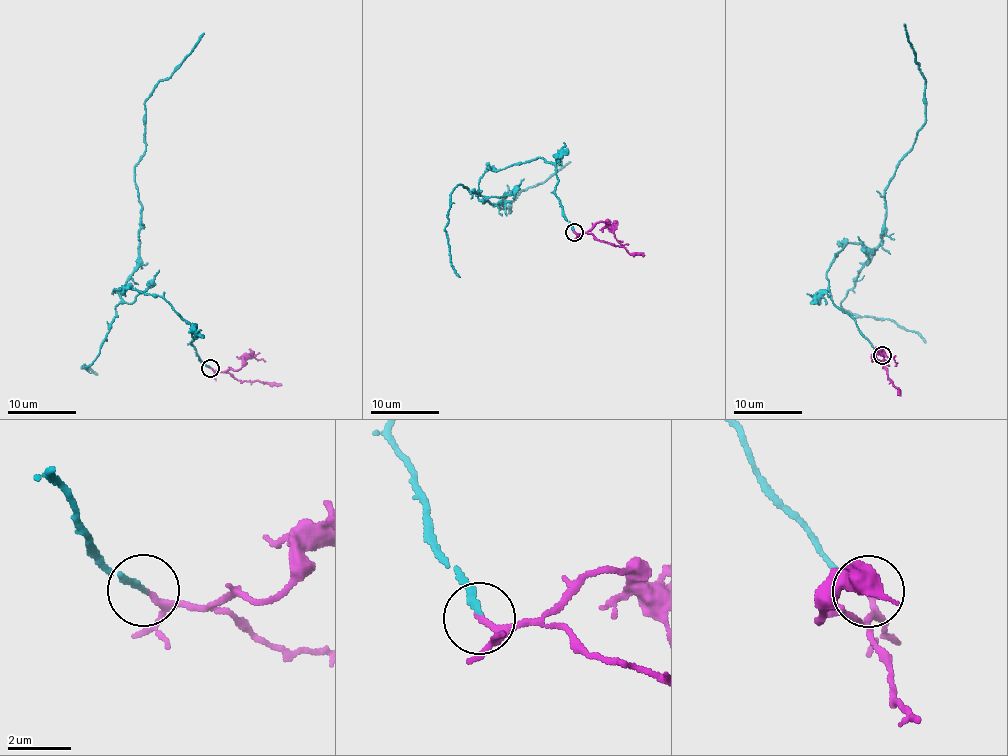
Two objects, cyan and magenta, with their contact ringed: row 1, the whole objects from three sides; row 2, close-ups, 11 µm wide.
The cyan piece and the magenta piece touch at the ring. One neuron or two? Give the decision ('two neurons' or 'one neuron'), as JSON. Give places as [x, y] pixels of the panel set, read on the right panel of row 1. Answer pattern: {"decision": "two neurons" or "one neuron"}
{"decision": "one neuron"}

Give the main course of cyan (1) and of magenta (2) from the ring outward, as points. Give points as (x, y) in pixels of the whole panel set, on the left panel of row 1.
1: (211, 368), (192, 325), (157, 294), (115, 289), (139, 245), (145, 99), (204, 33)
2: (211, 368), (242, 381), (281, 386)

